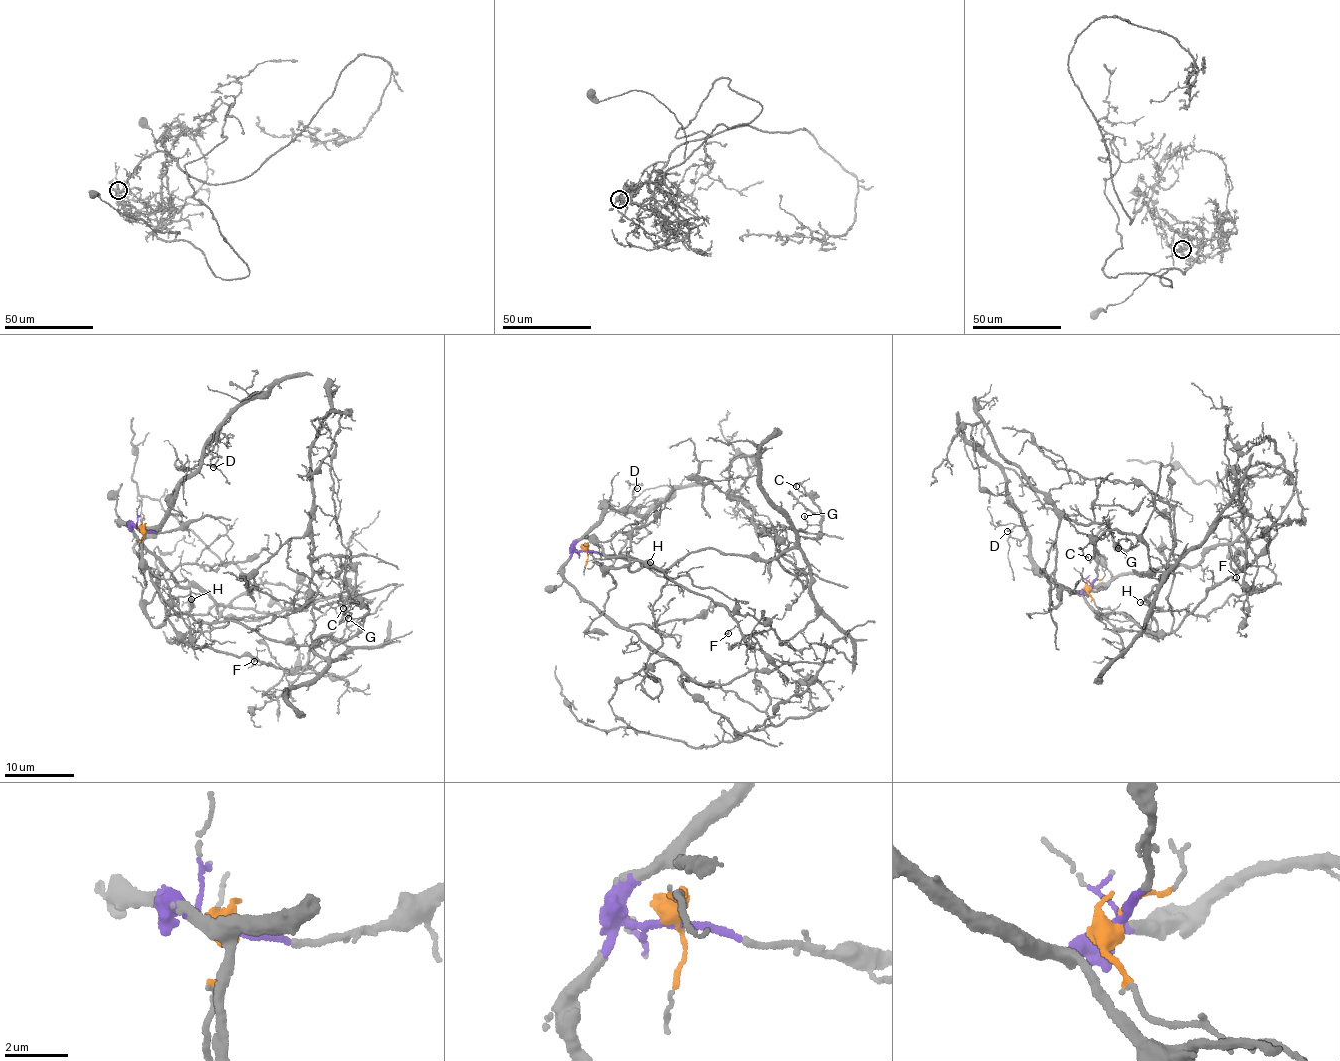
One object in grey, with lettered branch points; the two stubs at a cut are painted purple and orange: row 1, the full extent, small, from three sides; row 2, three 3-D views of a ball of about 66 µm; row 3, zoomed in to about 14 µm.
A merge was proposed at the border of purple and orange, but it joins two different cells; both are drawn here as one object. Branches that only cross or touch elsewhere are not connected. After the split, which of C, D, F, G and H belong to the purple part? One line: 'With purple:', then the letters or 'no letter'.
With purple: D, F

